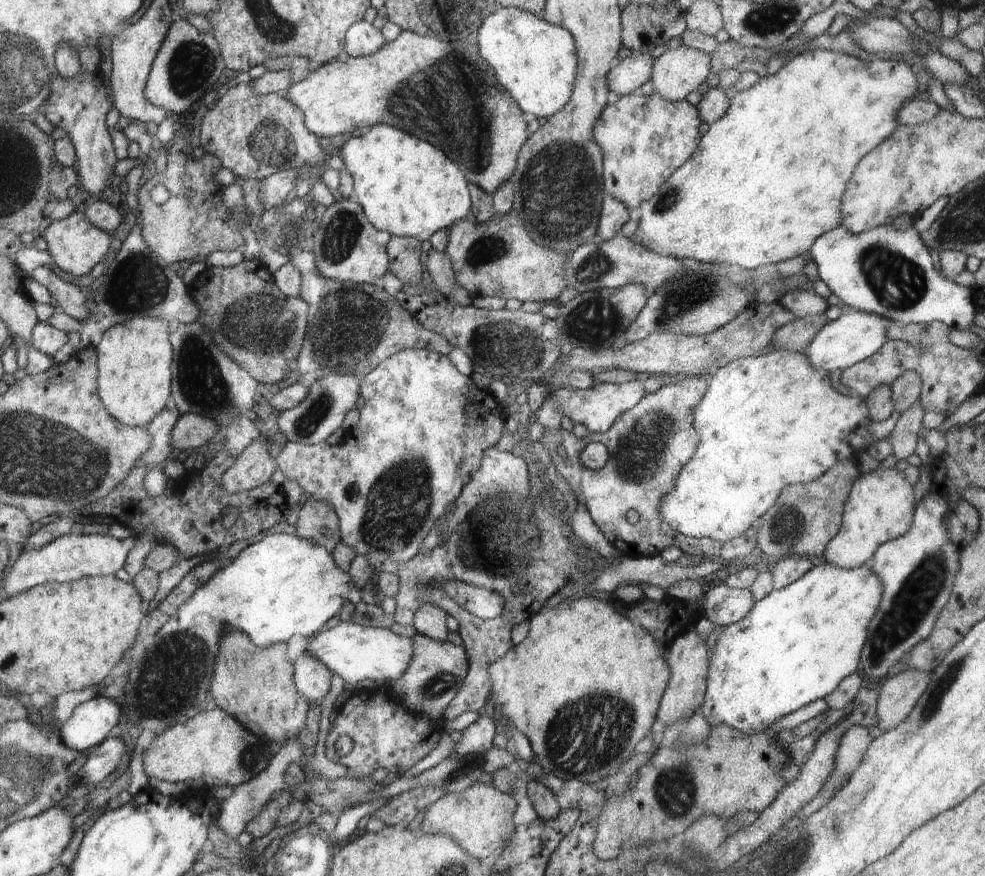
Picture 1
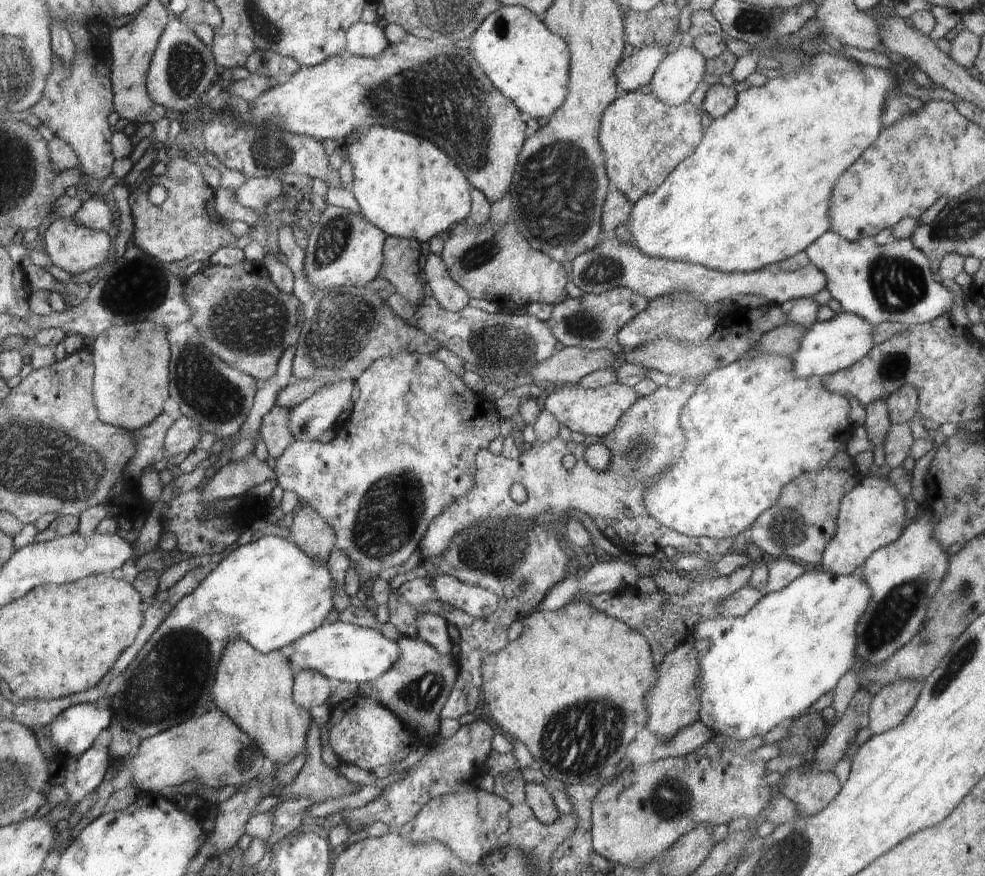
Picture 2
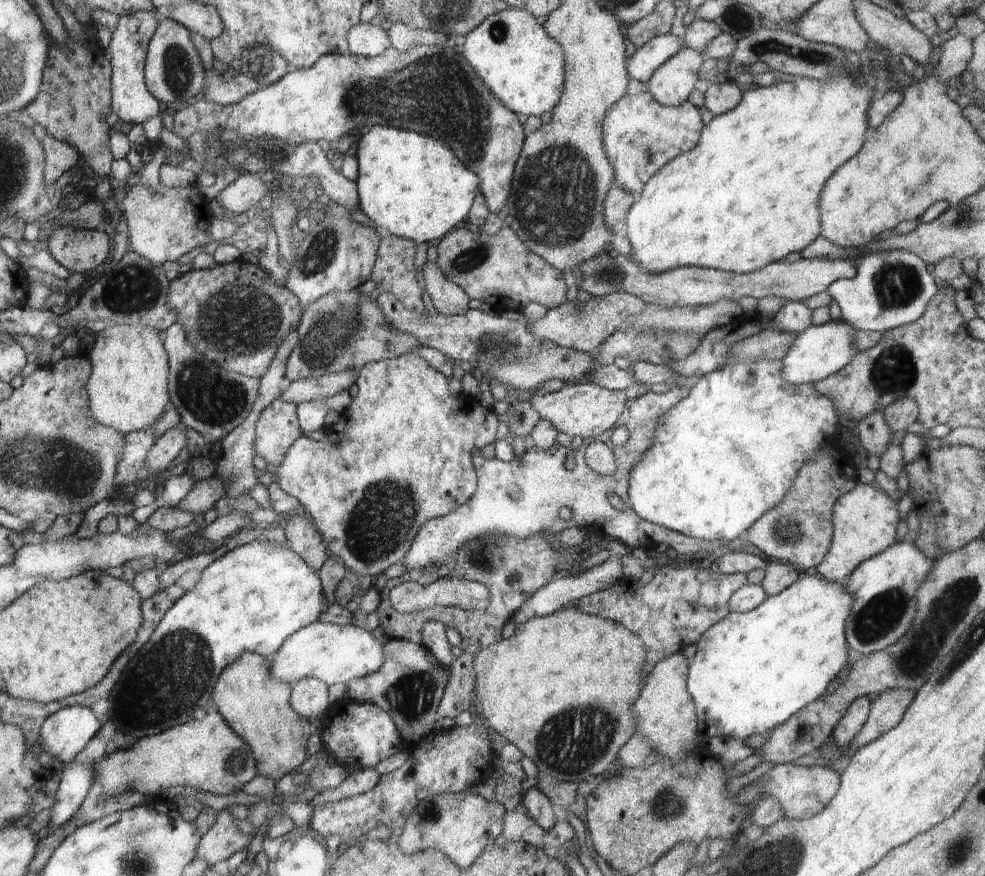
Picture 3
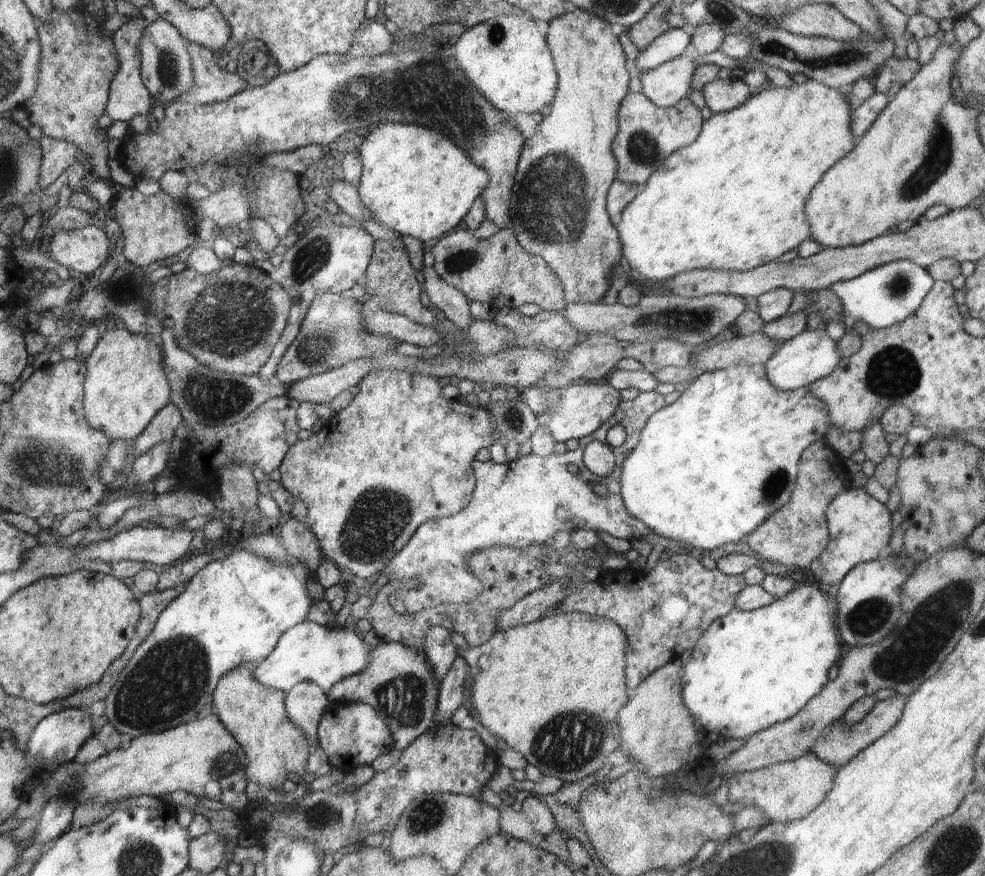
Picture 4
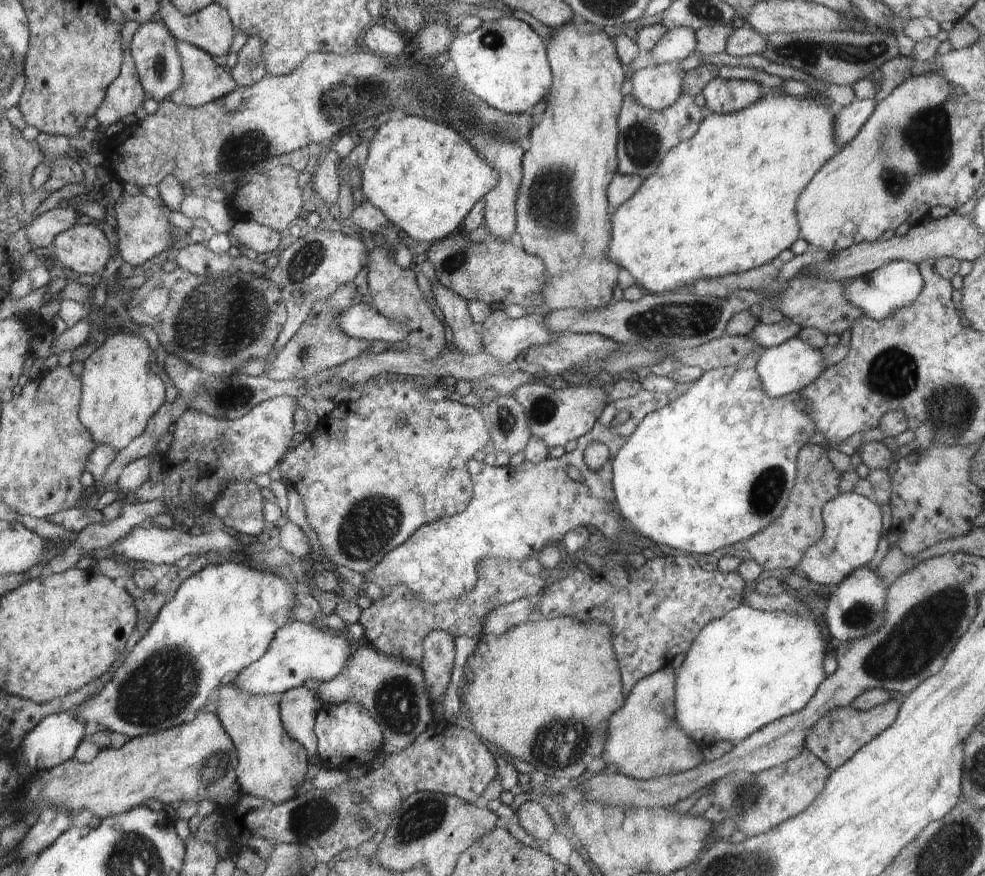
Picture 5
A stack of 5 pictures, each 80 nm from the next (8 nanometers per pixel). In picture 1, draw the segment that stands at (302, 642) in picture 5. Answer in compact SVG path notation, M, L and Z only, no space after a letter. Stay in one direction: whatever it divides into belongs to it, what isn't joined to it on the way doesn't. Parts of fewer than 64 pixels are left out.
M340 623L330 630L324 630L313 642L308 644L306 651L310 651L318 657L332 672L337 672L342 680L349 682L356 687L361 680L374 680L379 684L388 684L390 681L397 681L406 672L413 655L413 640L398 634L391 629L364 626L356 623Z

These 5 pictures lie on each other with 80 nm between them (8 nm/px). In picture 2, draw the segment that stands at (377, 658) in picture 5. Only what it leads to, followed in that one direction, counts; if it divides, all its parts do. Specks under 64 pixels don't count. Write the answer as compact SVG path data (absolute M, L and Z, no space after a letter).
M401 636L397 641L401 653L399 663L379 679L362 683L358 694L373 698L389 708L418 738L439 733L440 713L459 677L459 655L439 653L418 637Z

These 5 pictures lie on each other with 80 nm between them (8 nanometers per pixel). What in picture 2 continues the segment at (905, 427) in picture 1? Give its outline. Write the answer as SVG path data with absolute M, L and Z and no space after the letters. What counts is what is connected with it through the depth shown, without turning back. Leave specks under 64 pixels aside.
M911 421L900 424L891 423L883 442L885 470L902 465L904 459L909 456L909 450L914 440L910 431L910 424Z

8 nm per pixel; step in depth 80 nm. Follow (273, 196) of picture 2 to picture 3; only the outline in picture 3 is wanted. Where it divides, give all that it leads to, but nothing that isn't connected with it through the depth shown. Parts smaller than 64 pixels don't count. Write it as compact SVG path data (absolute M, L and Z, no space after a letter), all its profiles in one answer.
M245 173L224 187L216 198L219 203L234 216L242 214L266 198L271 192L274 181L264 183L258 175Z

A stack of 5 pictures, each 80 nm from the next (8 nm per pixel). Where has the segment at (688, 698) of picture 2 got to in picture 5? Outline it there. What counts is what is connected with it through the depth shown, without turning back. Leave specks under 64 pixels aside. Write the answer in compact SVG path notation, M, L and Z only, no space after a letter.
M668 664L655 673L640 679L625 697L624 704L608 720L609 730L603 759L607 764L615 764L617 772L635 779L653 779L696 768L704 762L703 749L700 748L680 727L675 719L676 677L672 665Z

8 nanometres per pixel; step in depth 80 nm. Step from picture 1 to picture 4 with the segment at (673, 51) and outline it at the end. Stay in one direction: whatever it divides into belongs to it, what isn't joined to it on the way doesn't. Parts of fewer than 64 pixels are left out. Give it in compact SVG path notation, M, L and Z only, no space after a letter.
M682 54L643 75L638 74L642 93L656 106L670 108L689 97L691 77L696 67L695 59Z

